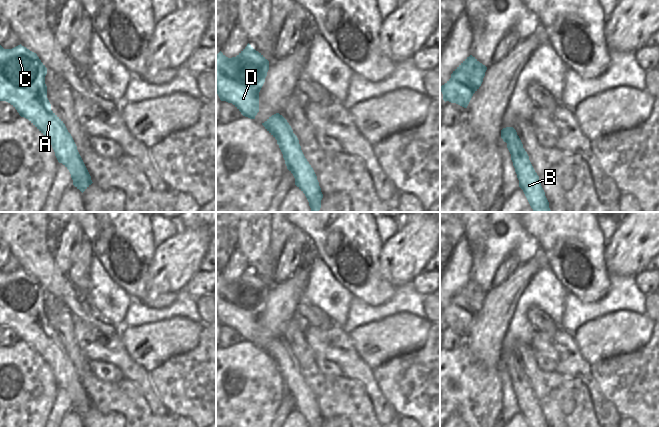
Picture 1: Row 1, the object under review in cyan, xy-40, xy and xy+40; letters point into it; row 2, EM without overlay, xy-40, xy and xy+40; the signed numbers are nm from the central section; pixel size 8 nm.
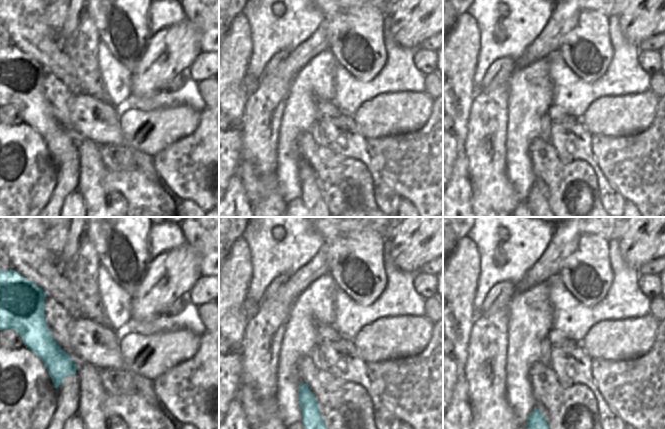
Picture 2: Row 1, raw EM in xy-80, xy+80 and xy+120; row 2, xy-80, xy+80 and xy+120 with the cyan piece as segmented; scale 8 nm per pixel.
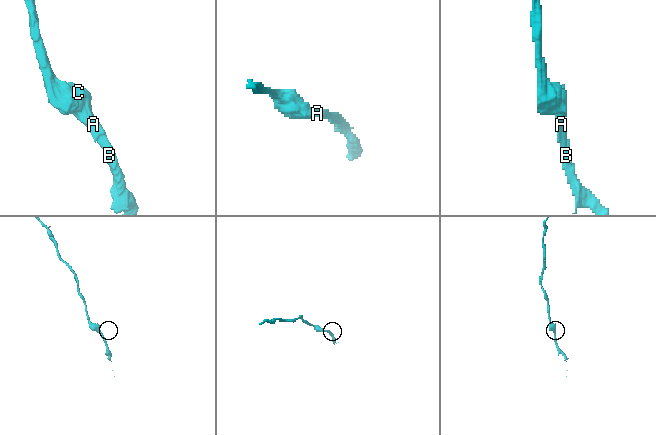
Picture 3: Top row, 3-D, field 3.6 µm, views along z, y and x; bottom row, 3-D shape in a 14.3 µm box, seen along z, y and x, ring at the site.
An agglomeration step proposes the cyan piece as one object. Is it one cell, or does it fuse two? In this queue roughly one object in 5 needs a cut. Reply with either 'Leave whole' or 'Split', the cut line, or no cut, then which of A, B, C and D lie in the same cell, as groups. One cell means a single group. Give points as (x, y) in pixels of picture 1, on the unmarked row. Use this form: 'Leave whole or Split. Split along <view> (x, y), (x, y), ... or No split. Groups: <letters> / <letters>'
Leave whole. No split. Groups: A B C D.

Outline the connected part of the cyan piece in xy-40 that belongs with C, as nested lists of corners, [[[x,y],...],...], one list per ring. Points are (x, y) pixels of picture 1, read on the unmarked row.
[[[21,268],[12,273],[0,269],[0,325],[10,327],[49,364],[58,386],[69,394],[73,409],[83,417],[93,406],[71,358],[51,334],[46,298],[36,277]]]

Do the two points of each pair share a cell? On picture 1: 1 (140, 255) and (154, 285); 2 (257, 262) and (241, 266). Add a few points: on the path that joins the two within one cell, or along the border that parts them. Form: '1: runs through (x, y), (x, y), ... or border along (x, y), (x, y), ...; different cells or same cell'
1: border along (155, 248), (147, 270), (147, 283), (144, 293); different cells
2: border along (248, 264), (245, 257), (236, 249), (226, 265); different cells

